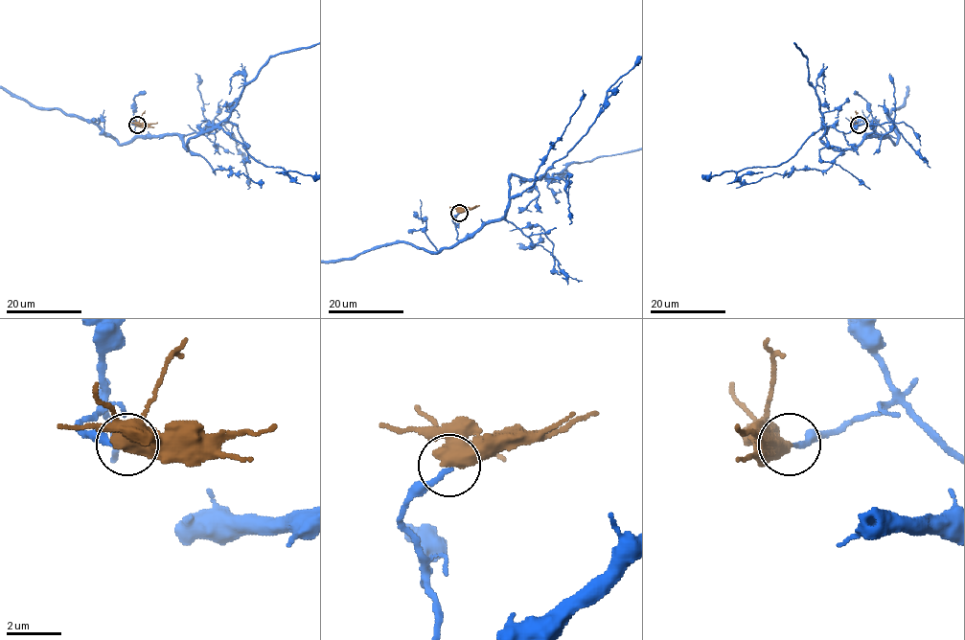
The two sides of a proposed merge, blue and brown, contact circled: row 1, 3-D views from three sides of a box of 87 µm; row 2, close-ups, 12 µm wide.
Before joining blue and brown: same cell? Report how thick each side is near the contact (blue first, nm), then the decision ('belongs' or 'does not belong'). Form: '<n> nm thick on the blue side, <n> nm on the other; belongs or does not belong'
180 nm thick on the blue side, 700 nm on the other; belongs

